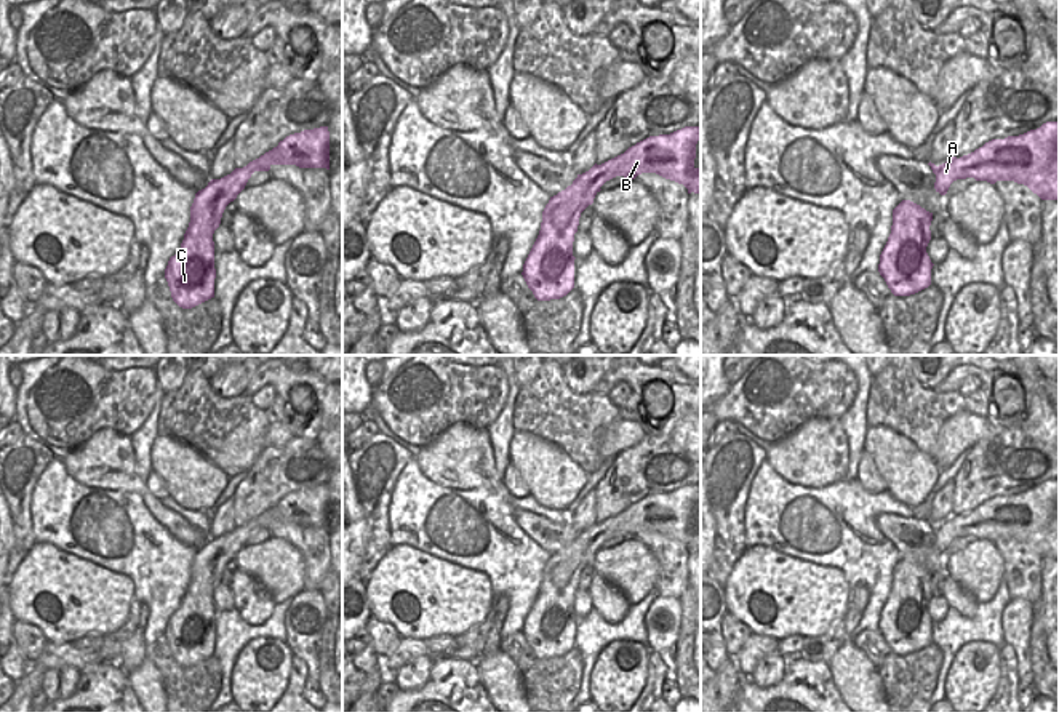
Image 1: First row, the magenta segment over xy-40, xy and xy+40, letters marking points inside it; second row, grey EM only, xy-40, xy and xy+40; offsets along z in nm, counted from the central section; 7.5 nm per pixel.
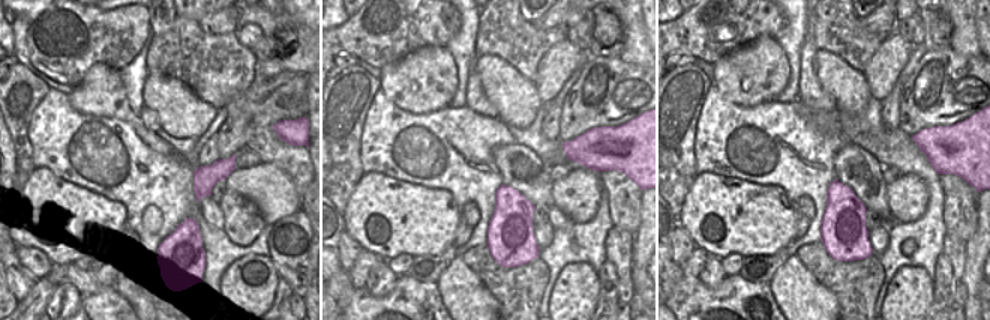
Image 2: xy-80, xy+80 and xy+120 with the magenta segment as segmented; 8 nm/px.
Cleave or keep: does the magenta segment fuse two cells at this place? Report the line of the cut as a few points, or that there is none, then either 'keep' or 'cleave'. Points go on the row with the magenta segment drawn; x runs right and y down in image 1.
cut none; keep

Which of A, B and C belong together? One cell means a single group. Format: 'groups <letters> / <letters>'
groups A B C

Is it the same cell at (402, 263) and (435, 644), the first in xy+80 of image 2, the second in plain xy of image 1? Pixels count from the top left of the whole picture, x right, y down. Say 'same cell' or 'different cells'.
same cell

